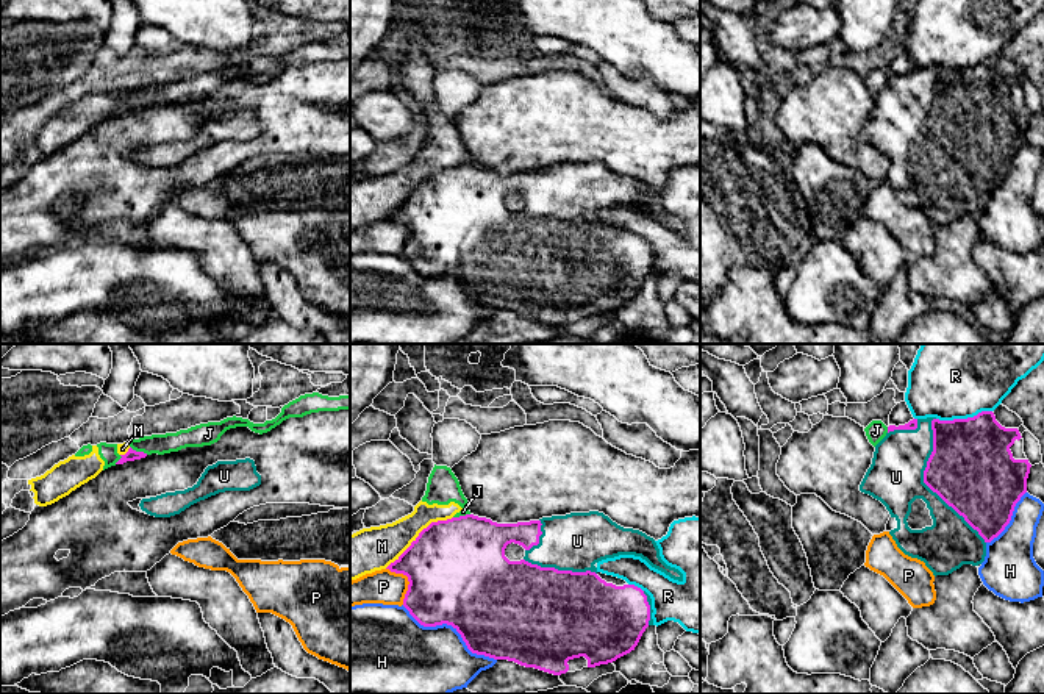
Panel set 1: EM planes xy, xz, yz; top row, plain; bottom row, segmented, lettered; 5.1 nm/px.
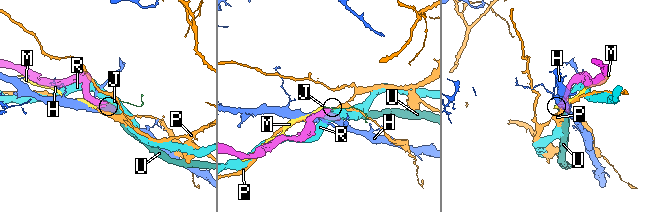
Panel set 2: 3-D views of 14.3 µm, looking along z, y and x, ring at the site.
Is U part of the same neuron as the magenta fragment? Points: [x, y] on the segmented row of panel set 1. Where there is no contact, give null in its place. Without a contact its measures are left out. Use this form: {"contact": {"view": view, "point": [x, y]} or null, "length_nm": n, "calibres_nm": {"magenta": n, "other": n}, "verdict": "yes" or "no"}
{"contact": {"view": "yz", "point": [924, 482]}, "length_nm": 700, "calibres_nm": {"magenta": 420, "other": 280}, "verdict": "yes"}

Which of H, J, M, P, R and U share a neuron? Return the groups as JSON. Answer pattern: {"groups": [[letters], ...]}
{"groups": [["H"], ["J", "M"], ["P"], ["R"], ["U"]]}

